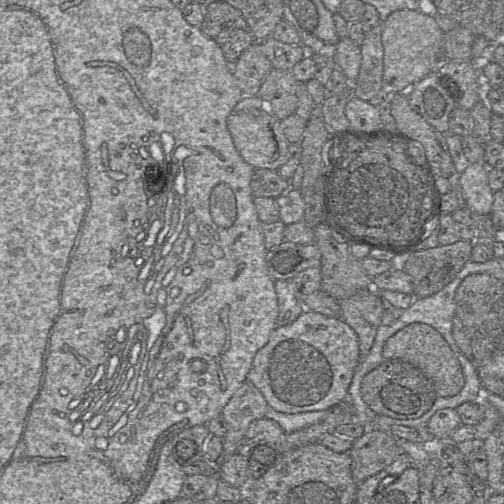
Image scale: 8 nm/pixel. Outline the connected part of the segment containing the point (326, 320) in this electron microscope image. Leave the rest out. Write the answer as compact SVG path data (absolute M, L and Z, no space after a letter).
M305 309L294 322L277 326L272 331L266 345L255 354L247 382L255 386L268 405L278 412L330 410L348 401L348 389L359 364L359 341L355 331L341 317L328 317Z

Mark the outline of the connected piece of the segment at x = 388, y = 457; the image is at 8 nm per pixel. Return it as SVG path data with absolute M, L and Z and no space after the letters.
M366 429L349 451L353 479L361 484L392 464L399 454L396 438L389 432Z

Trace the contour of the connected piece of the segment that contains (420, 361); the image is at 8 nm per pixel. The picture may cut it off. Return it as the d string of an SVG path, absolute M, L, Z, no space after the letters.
M412 323L392 335L384 345L385 360L401 360L420 369L433 383L437 397L457 395L464 386L461 365L446 340L428 324Z

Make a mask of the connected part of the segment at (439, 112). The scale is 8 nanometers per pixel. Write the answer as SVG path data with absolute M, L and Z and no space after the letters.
M437 69L413 84L407 91L407 98L429 124L443 134L450 133L450 113L455 108L453 92L441 85Z

